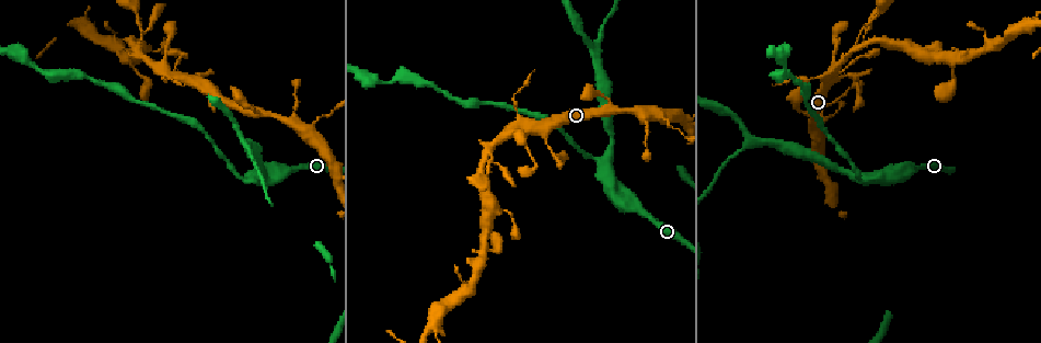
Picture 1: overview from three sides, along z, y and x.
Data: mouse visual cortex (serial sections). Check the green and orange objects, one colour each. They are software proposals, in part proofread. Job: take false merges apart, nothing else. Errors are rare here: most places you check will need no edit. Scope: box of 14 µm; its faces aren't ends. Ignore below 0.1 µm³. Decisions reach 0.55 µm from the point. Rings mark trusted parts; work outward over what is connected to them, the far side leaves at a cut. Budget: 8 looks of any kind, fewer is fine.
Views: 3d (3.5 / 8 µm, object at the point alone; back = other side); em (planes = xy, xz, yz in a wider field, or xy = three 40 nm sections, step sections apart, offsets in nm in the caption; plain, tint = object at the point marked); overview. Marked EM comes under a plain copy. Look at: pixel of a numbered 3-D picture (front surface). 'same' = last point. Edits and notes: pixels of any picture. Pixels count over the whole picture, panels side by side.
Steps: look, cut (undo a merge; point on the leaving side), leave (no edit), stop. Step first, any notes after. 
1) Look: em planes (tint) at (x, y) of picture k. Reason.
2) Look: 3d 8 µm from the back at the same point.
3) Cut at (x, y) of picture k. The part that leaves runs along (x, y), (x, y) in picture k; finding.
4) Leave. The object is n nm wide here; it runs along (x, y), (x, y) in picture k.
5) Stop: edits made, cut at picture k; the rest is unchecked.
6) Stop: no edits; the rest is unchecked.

Look: 3d 3.5 µm at (607, 112) of picture 1. Narrows sharply.

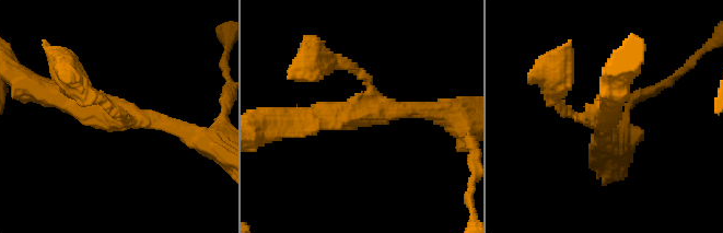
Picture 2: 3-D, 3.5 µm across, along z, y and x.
Look: em xy step 5 (tint) at (604, 117) of picture 2. 3 arms meet here; the arms are 150, 200, 350 nm wide.

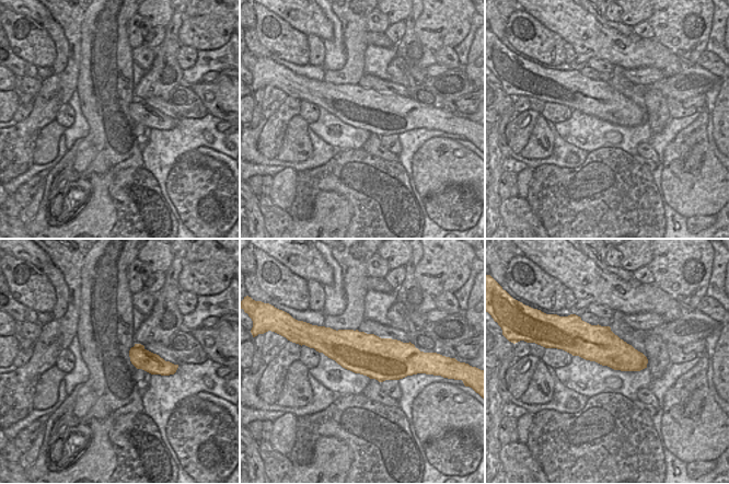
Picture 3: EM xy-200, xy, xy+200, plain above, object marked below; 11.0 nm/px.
Leave. It runs along (46, 93), (187, 132) in picture 2; continuous, no second cell.

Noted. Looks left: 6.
Look: 3d 3.5 µm at (311, 127) of picture 1. Narrows sharply.

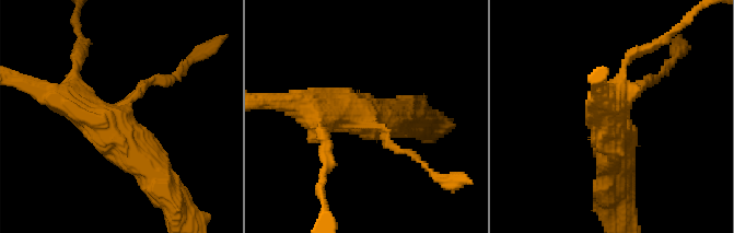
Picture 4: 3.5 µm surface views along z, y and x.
Look: em xy step 1 (tint) at (366, 121) of picture 4.

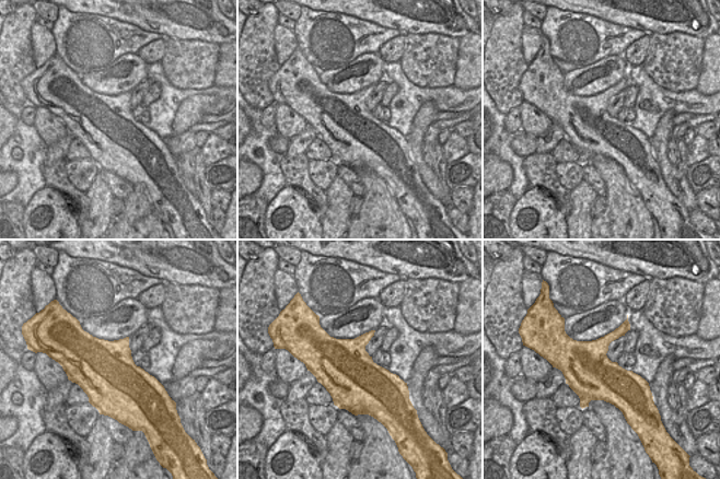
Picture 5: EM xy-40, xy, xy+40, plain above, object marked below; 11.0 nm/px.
Leave. The arms are 150, 400, 400 nm wide; all the same cell.

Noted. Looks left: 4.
Look: 3d 3.5 µm at (854, 51) of picture 1. A narrow waist.

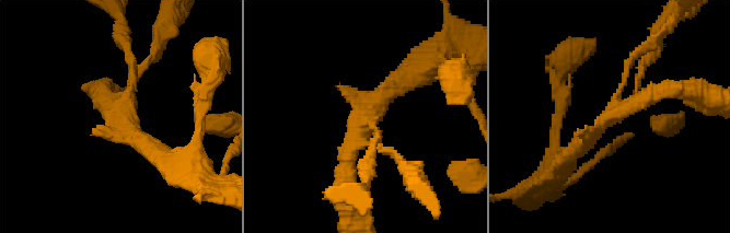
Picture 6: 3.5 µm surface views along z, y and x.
Look: em xy step 5 (tint) at (365, 119) of picture 6.

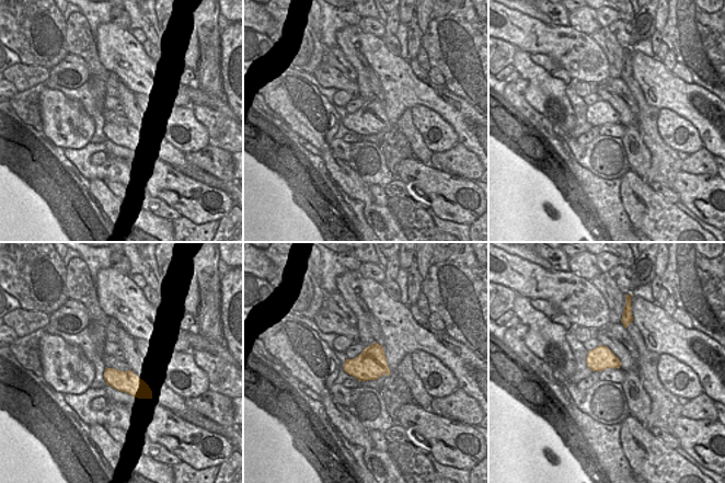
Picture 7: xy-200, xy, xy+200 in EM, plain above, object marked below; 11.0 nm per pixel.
Leave. It runs along (567, 158), (606, 117), (670, 91) in picture 6; continuous, no second cell.

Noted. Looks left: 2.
Stop: no edits; the rest is unchecked.

